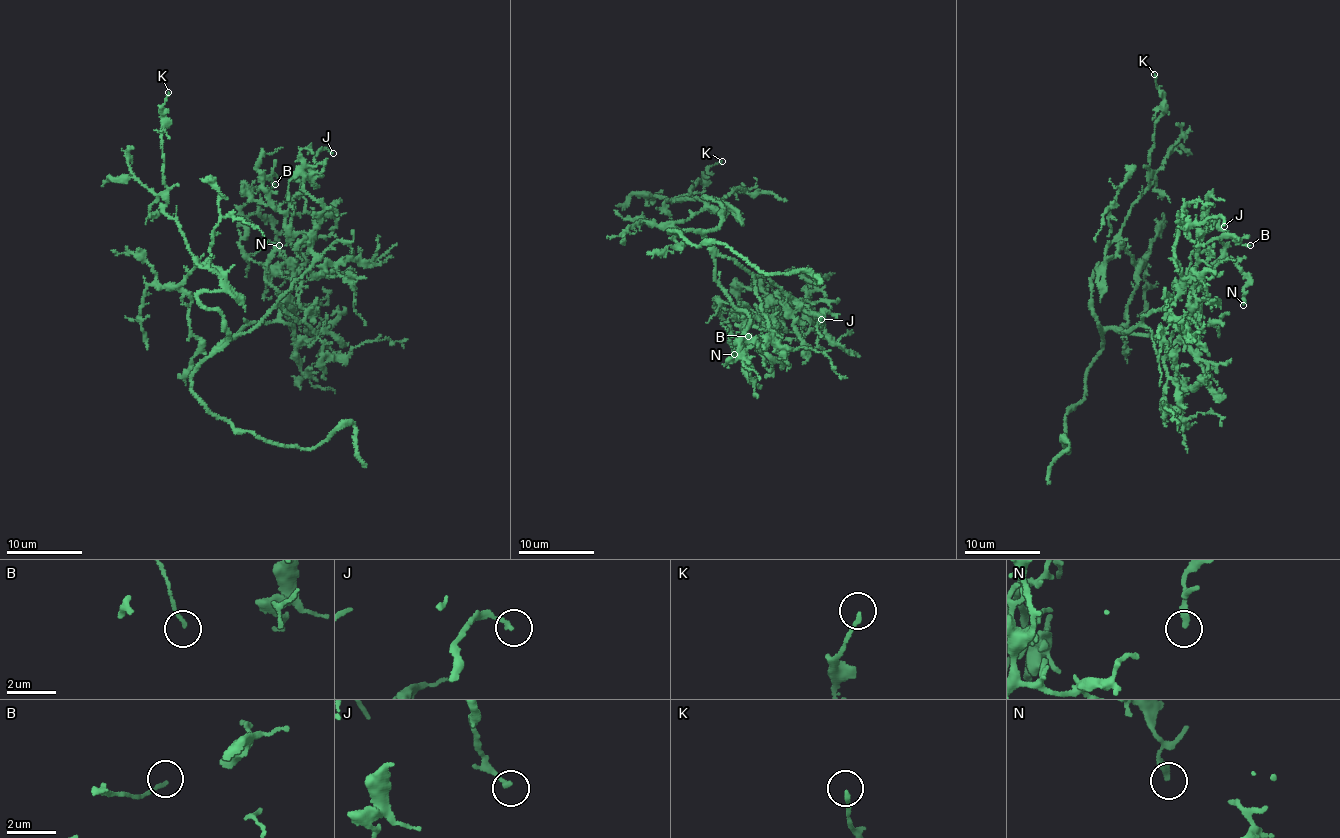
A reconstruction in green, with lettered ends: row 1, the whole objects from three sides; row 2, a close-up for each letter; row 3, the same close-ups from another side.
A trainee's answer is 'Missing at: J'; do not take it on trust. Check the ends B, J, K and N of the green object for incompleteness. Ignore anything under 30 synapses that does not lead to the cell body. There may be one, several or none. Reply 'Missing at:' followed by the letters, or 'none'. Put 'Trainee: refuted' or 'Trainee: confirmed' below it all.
Missing at: none
Trainee: refuted

